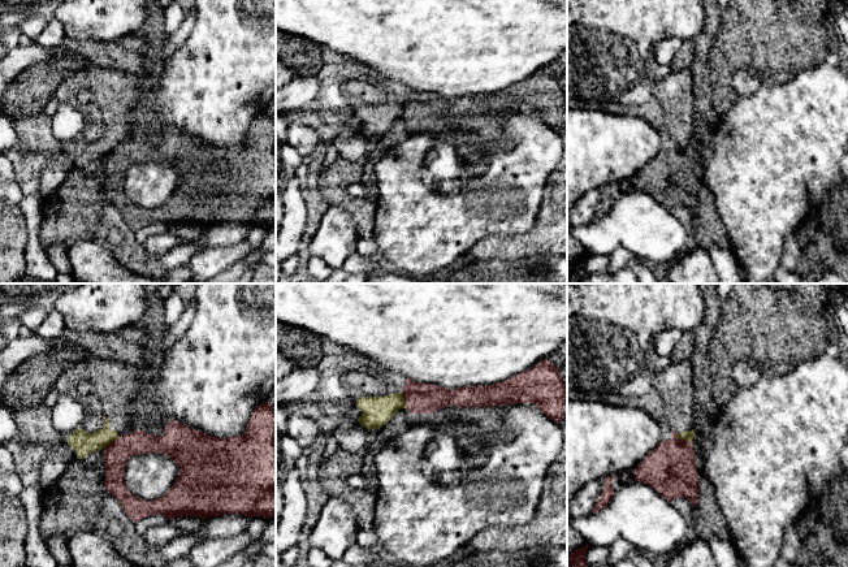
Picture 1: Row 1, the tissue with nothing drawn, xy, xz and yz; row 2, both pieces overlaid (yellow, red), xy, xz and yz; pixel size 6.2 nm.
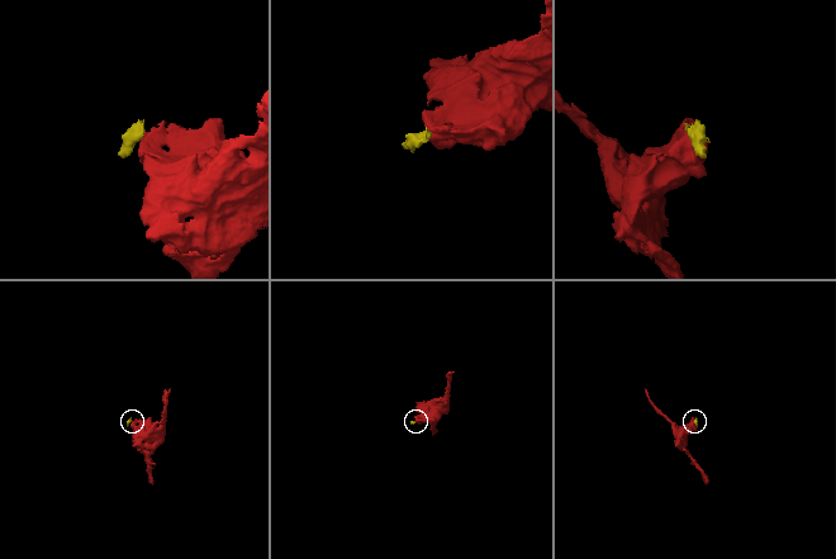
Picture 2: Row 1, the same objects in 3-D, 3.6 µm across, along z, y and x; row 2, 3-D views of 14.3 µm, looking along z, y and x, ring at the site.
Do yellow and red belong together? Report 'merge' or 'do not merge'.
do not merge

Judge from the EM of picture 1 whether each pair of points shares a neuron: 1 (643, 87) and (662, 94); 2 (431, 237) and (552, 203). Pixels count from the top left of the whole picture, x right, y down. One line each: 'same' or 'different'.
1: different
2: different

